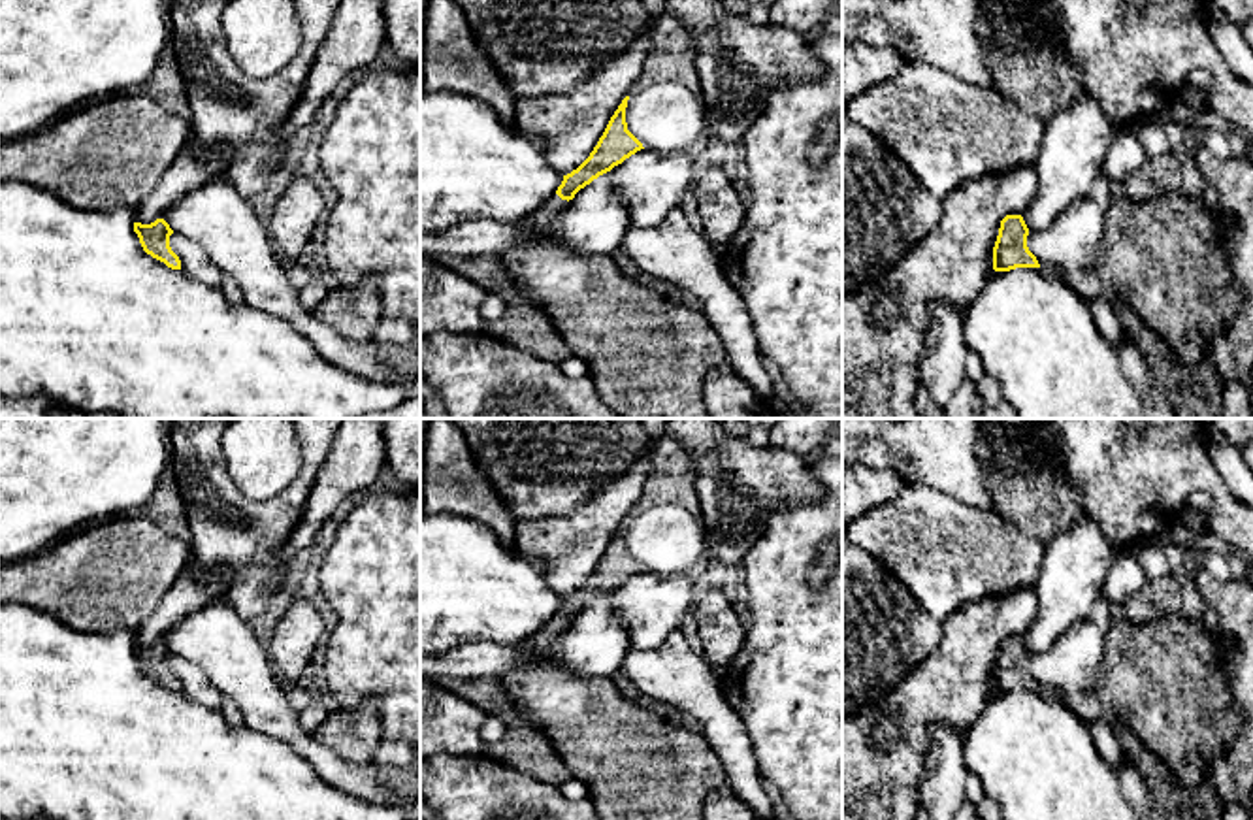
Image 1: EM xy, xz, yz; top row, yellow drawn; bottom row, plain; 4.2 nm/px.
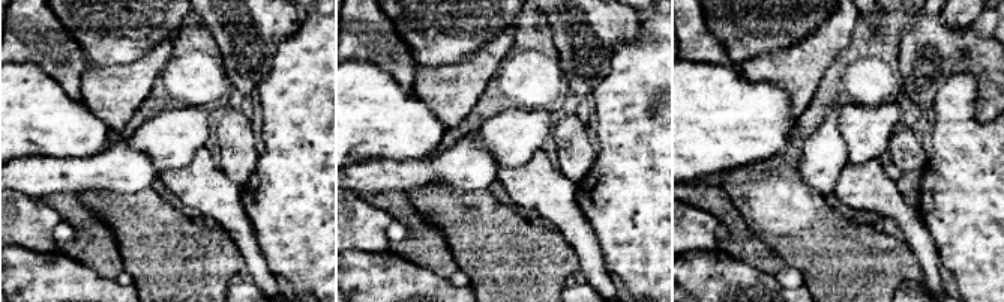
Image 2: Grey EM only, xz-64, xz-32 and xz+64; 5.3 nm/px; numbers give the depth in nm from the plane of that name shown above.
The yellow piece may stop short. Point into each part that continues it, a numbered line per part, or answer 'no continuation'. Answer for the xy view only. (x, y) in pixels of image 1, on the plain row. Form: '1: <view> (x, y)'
no continuation

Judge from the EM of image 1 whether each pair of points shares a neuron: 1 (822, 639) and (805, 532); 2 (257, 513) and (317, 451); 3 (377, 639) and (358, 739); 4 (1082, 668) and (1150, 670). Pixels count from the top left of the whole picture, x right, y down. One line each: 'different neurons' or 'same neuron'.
1: same neuron
2: same neuron
3: different neurons
4: different neurons

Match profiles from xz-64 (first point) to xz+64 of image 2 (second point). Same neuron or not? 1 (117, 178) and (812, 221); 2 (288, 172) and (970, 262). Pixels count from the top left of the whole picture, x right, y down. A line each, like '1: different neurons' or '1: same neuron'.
1: different neurons
2: same neuron

